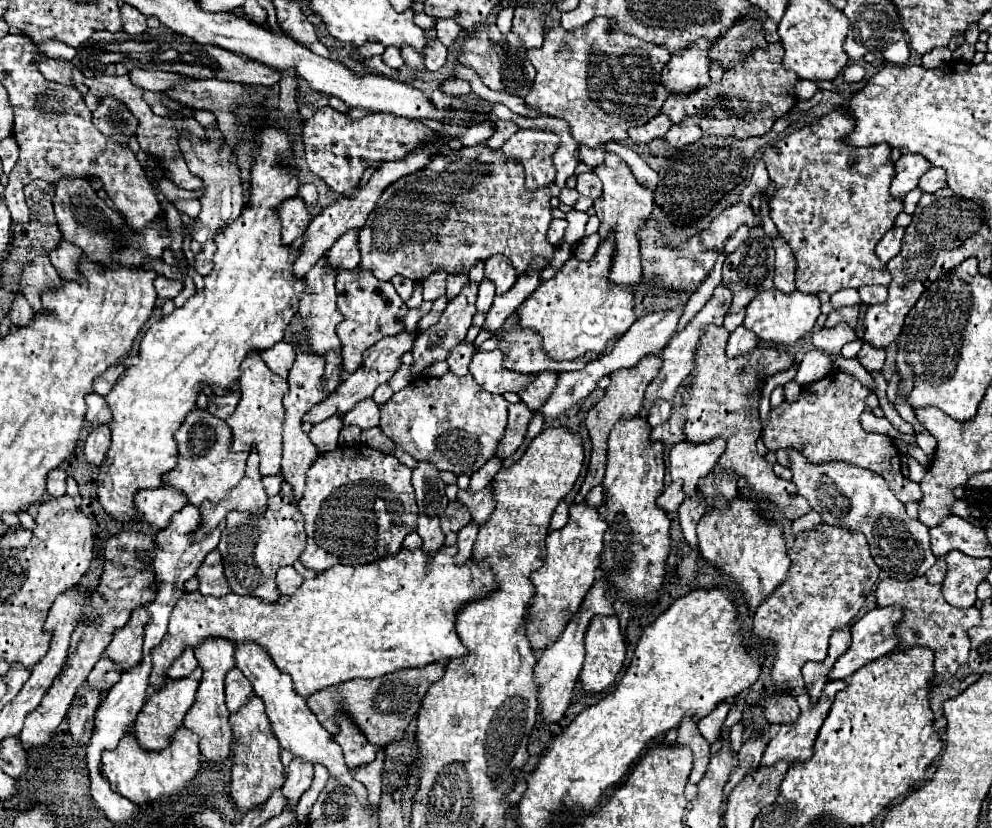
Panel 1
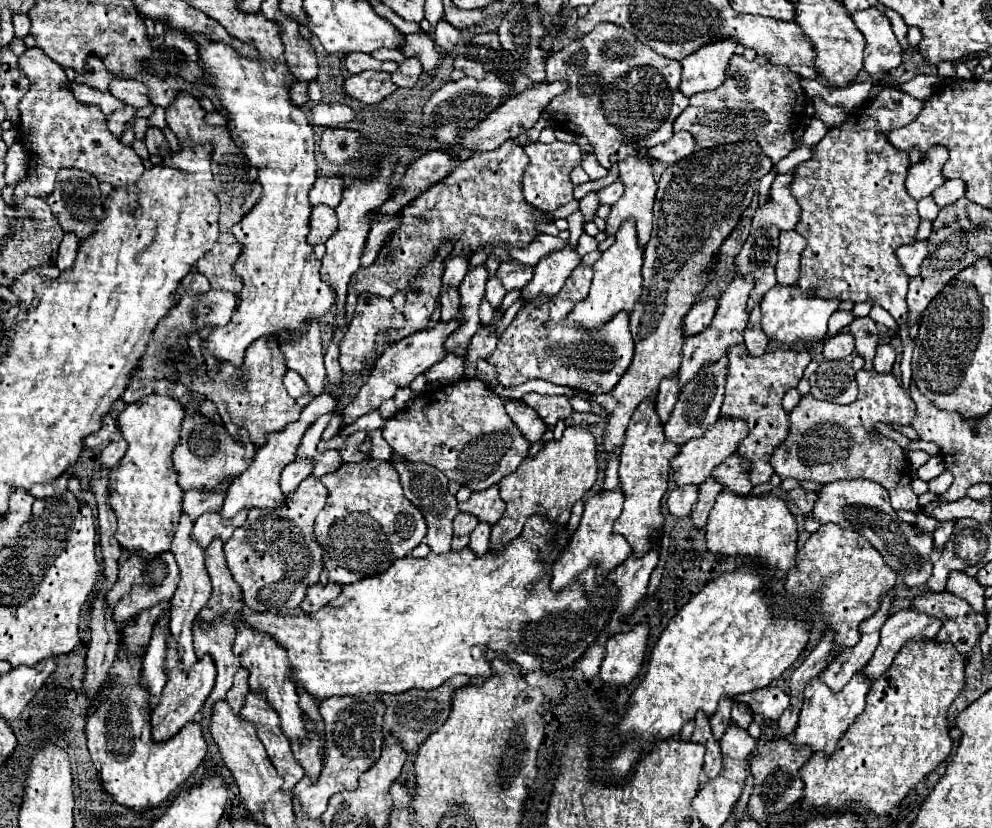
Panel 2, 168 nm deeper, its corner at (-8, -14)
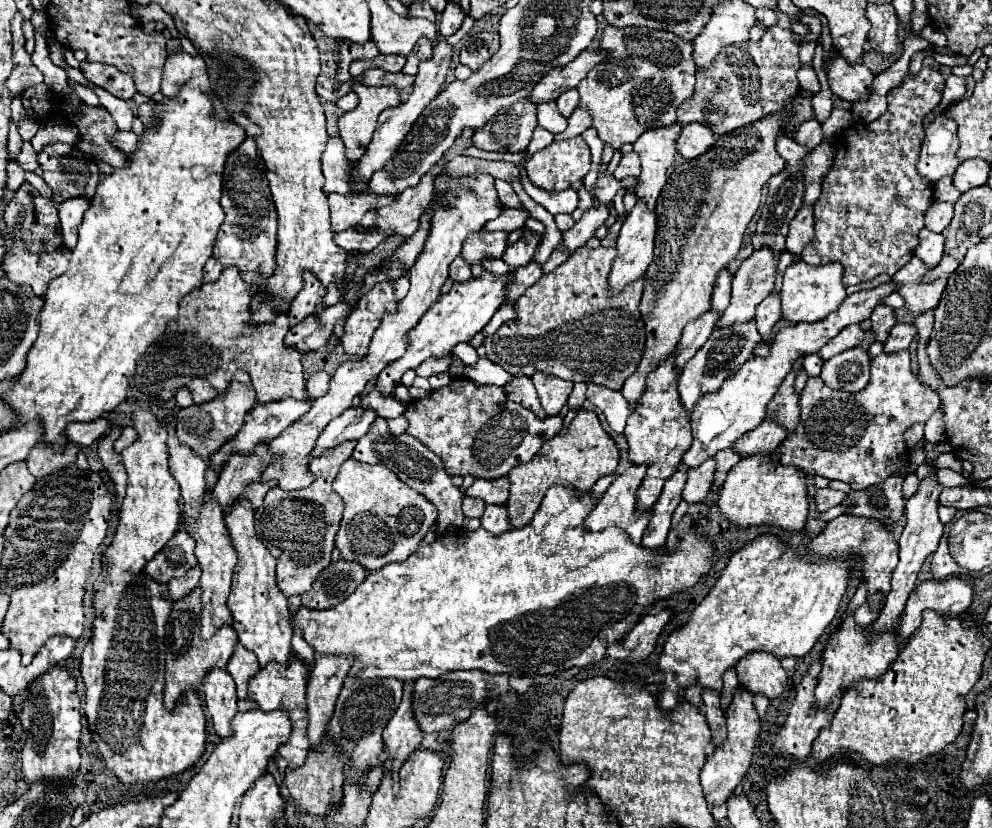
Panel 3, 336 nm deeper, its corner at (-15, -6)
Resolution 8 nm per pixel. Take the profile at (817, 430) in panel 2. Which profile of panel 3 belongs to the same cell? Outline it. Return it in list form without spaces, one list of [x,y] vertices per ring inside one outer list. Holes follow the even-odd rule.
[[[910,353],[878,355],[870,363],[870,383],[856,395],[830,389],[820,377],[810,377],[800,393],[800,425],[780,447],[780,463],[794,465],[806,475],[840,479],[852,489],[882,483],[908,467],[904,431],[914,423],[926,423],[940,407],[936,391],[924,387],[910,369]]]

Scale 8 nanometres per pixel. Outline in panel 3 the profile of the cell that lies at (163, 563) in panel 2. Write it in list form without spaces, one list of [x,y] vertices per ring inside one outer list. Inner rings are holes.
[[[180,529],[166,543],[166,547],[146,563],[144,573],[150,575],[156,583],[168,583],[174,577],[184,577],[186,571],[194,565],[196,565],[194,539]]]

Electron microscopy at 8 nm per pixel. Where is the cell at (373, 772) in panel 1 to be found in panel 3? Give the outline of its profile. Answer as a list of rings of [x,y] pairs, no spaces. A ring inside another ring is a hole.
[[[412,681],[404,683],[404,697],[402,703],[398,705],[394,717],[384,729],[384,747],[388,761],[382,765],[384,771],[392,775],[396,781],[396,775],[402,767],[402,763],[420,747],[422,743],[422,731],[418,723],[414,721],[412,707],[410,707],[410,697],[412,697]]]

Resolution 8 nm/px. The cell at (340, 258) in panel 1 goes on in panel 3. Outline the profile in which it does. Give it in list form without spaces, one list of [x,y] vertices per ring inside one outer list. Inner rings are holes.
[[[424,175],[416,187],[404,189],[400,199],[378,209],[378,231],[392,231],[392,235],[410,237],[418,229],[418,219],[434,197],[434,177]]]

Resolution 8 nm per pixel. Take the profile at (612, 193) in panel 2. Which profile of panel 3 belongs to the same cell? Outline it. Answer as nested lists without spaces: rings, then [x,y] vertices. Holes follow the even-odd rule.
[[[634,151],[628,153],[628,155],[624,155],[620,159],[620,165],[614,171],[614,177],[616,179],[624,179],[628,175],[636,175],[636,177],[640,175],[640,159],[638,159],[638,155]]]

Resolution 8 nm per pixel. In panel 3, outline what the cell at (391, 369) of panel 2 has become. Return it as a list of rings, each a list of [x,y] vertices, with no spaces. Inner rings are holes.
[[[488,271],[482,277],[472,277],[468,283],[454,283],[450,293],[440,295],[440,299],[424,313],[420,323],[412,331],[408,331],[406,353],[400,359],[388,363],[388,367],[378,375],[374,389],[380,391],[382,395],[390,395],[394,391],[394,387],[400,383],[400,377],[404,375],[404,371],[416,369],[422,361],[426,361],[430,357],[440,359],[444,355],[450,355],[458,343],[470,341],[476,333],[480,333],[482,327],[492,319],[492,315],[502,305],[504,293],[506,293],[506,283],[508,283],[508,275],[494,277]]]

